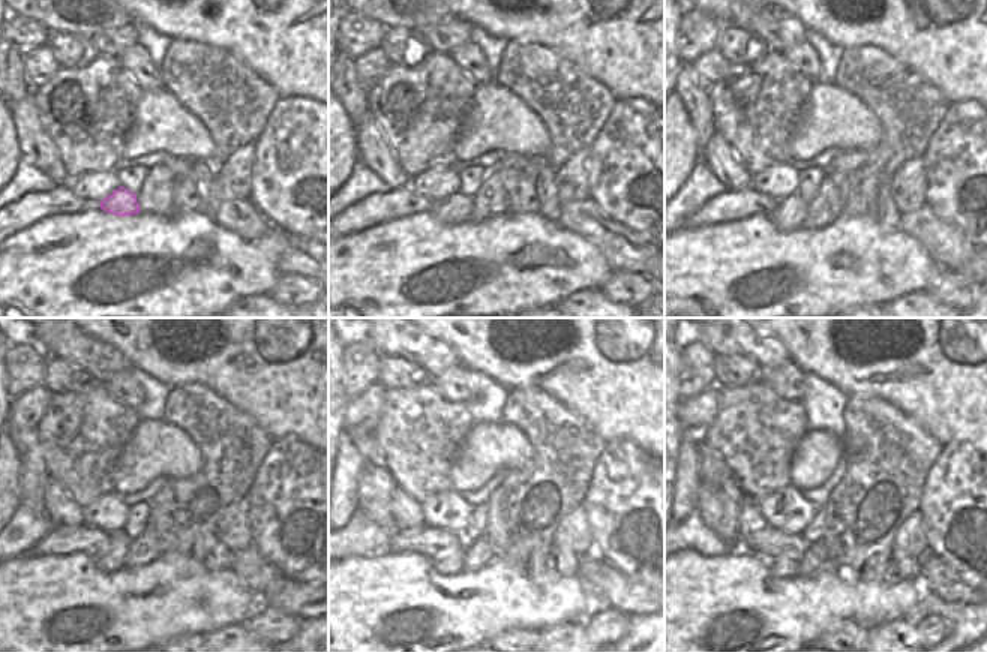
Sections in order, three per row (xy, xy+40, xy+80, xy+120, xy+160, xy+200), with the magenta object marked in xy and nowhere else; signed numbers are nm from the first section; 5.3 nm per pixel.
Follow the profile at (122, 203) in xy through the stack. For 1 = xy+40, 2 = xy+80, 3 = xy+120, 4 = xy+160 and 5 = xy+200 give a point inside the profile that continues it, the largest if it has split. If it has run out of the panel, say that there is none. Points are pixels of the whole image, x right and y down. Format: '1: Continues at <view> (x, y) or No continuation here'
1: Continues at xy+40 (456, 209)
2: Continues at xy+80 (789, 213)
3: Continues at xy+120 (119, 541)
4: Continues at xy+160 (452, 564)
5: Continues at xy+200 (782, 568)

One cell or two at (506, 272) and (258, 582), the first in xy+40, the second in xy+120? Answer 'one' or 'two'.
two

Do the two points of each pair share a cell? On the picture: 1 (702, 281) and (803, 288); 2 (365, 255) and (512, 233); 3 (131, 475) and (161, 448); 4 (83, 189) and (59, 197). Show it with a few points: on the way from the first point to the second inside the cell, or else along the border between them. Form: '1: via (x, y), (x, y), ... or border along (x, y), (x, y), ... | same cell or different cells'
1: via (729, 278), (762, 269), (764, 276), (776, 288) | same cell
2: via (401, 255), (476, 254) | same cell
3: via (138, 468), (153, 453) | same cell
4: border along (66, 183), (78, 197), (89, 203) | different cells

